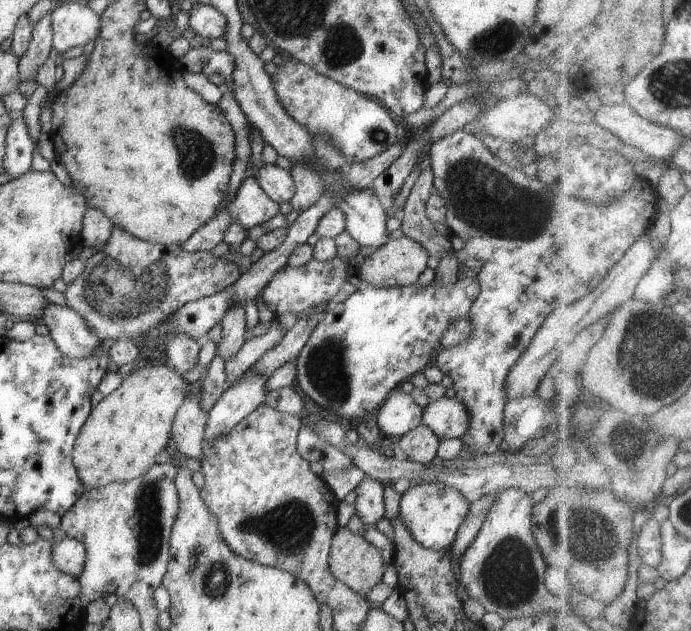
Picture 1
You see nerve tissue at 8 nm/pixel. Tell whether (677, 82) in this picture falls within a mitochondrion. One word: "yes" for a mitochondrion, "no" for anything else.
yes

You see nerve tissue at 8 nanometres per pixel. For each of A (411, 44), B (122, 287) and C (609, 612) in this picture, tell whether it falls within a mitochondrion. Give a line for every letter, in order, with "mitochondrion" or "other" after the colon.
A: other
B: mitochondrion
C: other

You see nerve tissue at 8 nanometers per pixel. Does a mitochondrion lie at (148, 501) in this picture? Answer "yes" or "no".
yes

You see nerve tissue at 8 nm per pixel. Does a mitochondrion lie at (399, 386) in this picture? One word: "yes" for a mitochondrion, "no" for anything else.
no

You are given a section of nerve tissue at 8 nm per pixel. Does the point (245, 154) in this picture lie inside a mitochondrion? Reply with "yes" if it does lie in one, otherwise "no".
no

